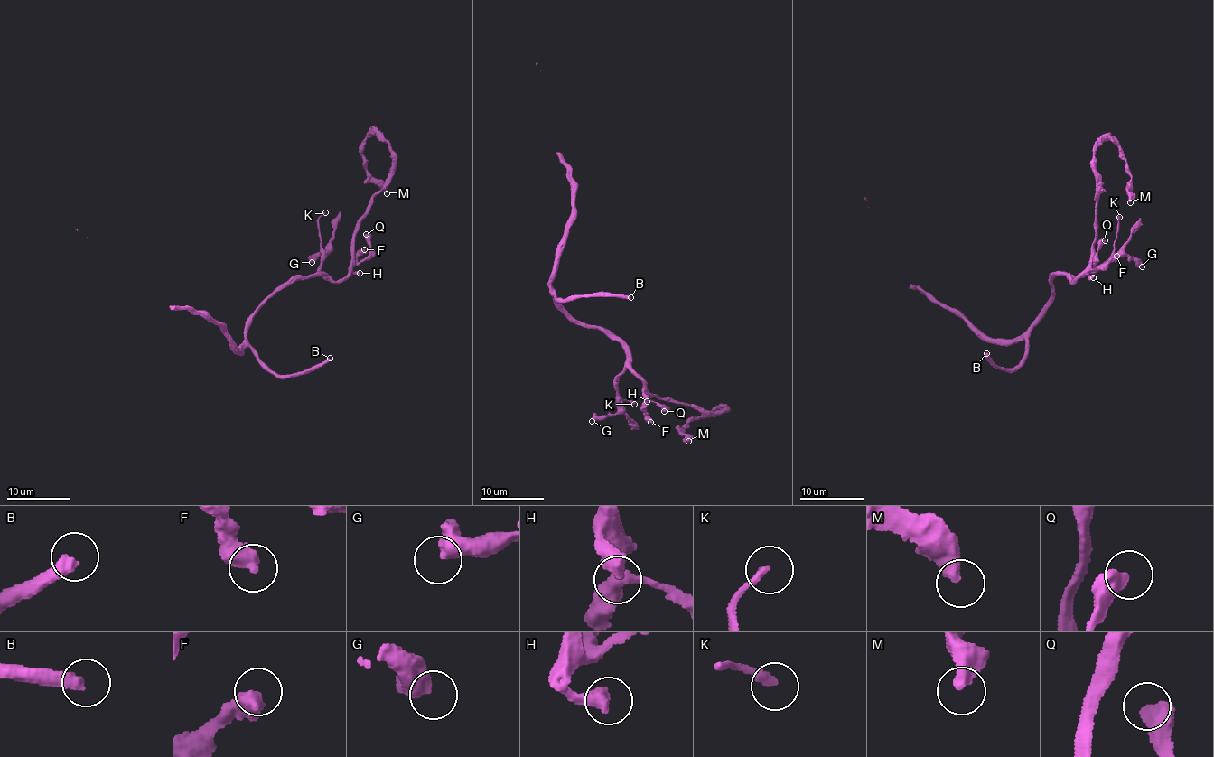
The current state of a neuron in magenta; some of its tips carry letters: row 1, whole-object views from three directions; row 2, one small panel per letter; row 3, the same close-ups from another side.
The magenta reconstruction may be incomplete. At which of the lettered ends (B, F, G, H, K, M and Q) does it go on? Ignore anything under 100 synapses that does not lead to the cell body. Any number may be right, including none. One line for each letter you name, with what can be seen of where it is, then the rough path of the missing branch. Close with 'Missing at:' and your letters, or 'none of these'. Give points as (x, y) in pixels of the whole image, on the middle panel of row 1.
B: Place: (630, 297). Course of what is missing: (630, 297), (668, 322), (676, 376), (658, 397), (656, 425), (618, 425), (601, 406), (589, 389), (584, 341)
Missing at: B

